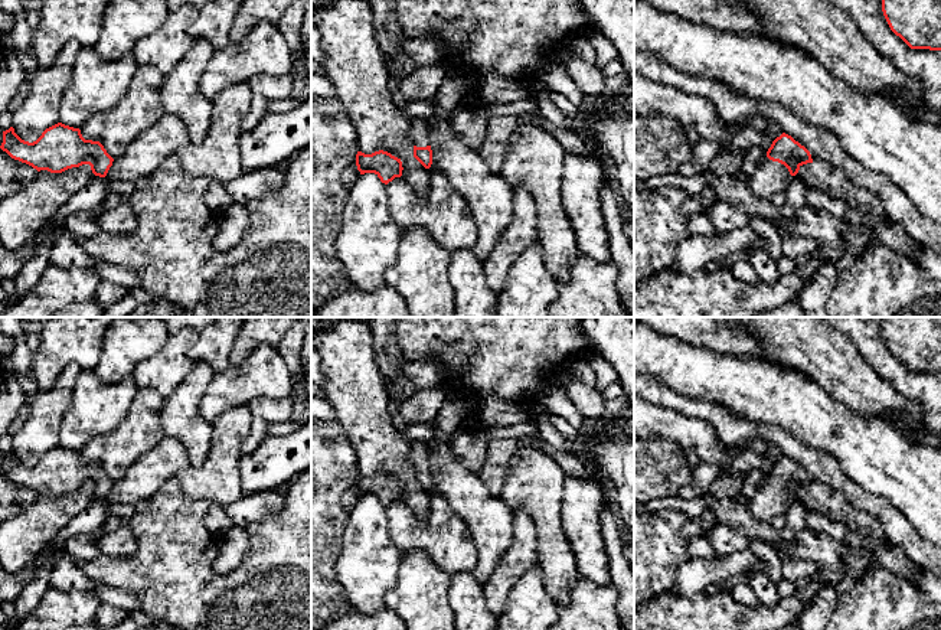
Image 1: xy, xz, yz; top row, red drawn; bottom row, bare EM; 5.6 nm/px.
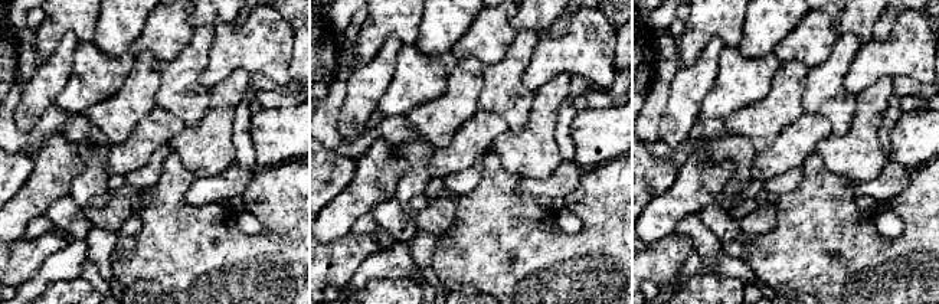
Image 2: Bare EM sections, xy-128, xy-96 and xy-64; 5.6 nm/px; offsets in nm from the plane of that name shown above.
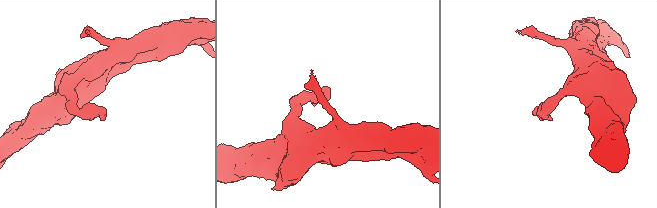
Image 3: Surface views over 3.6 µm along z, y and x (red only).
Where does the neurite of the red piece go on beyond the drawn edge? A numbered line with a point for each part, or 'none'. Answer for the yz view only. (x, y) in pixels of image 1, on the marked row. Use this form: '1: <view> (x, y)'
1: yz (770, 180)

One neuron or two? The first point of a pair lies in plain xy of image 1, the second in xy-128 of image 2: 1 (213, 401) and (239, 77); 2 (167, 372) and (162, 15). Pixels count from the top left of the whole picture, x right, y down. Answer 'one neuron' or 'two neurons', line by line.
1: two neurons
2: one neuron

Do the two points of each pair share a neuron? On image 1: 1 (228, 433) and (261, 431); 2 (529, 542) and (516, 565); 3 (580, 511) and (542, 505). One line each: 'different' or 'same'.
1: different
2: same
3: different

